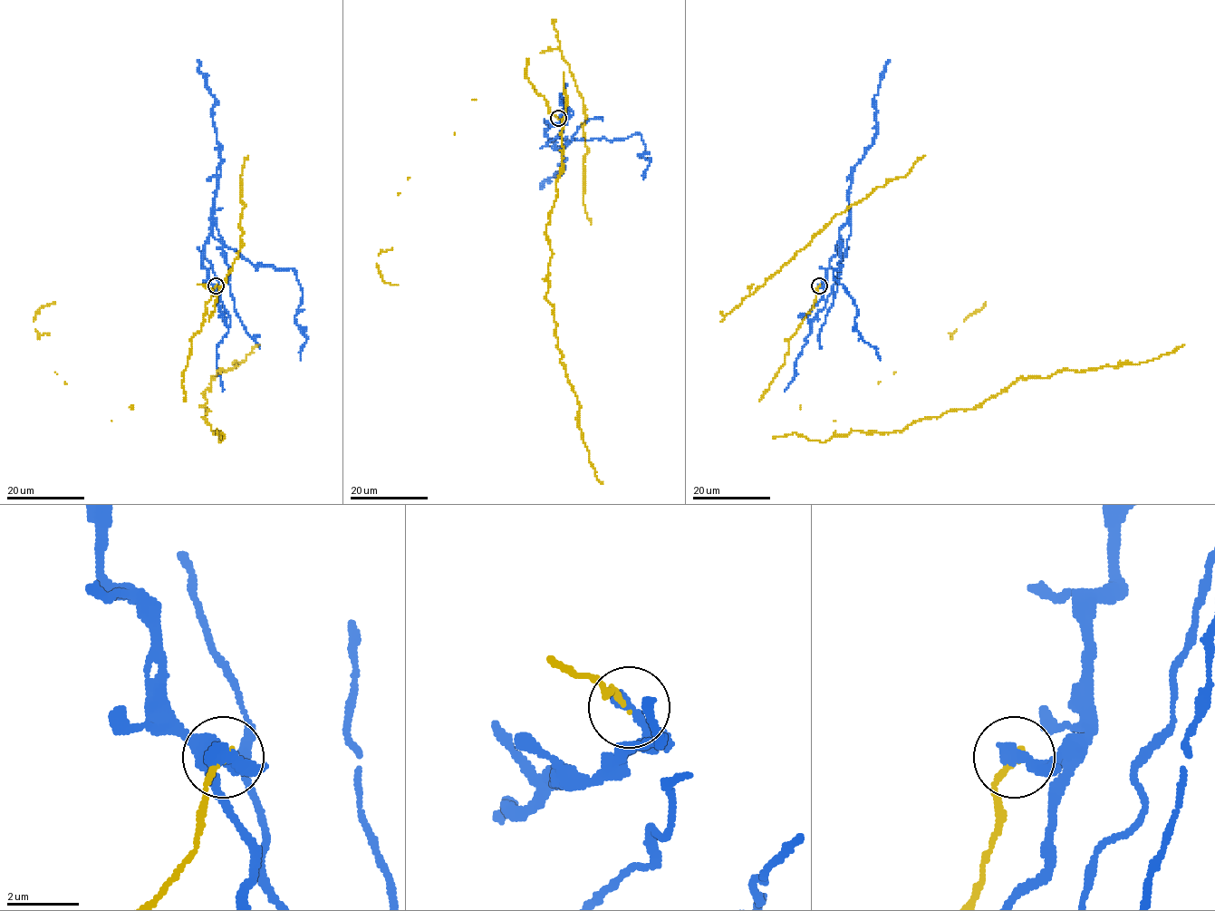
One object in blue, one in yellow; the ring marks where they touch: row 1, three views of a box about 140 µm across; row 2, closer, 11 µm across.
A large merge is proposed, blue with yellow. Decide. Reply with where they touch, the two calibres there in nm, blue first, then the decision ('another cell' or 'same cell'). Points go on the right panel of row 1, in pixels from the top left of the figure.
(819, 285) | 420/140 nm | another cell

